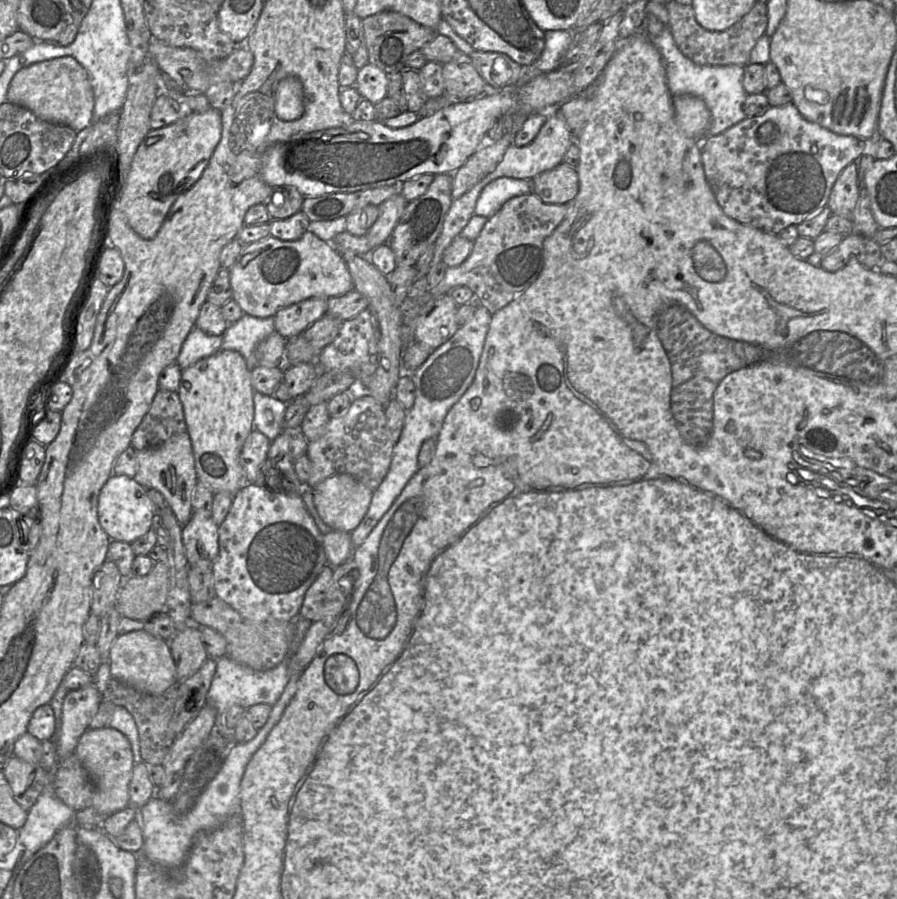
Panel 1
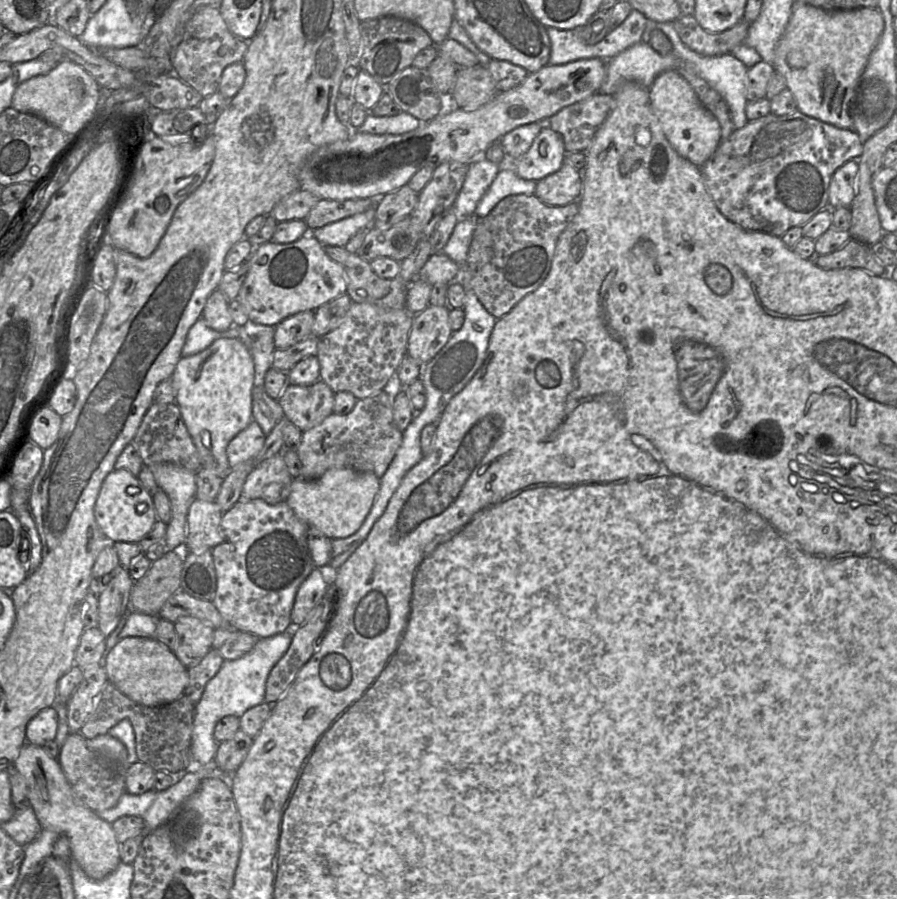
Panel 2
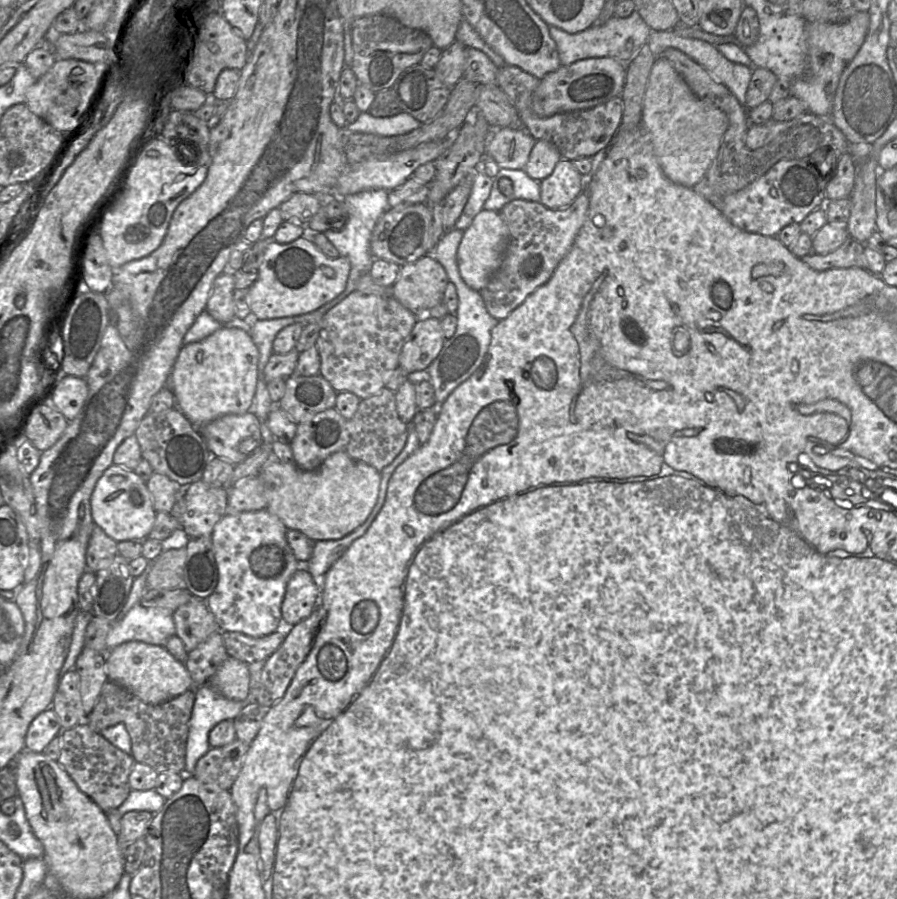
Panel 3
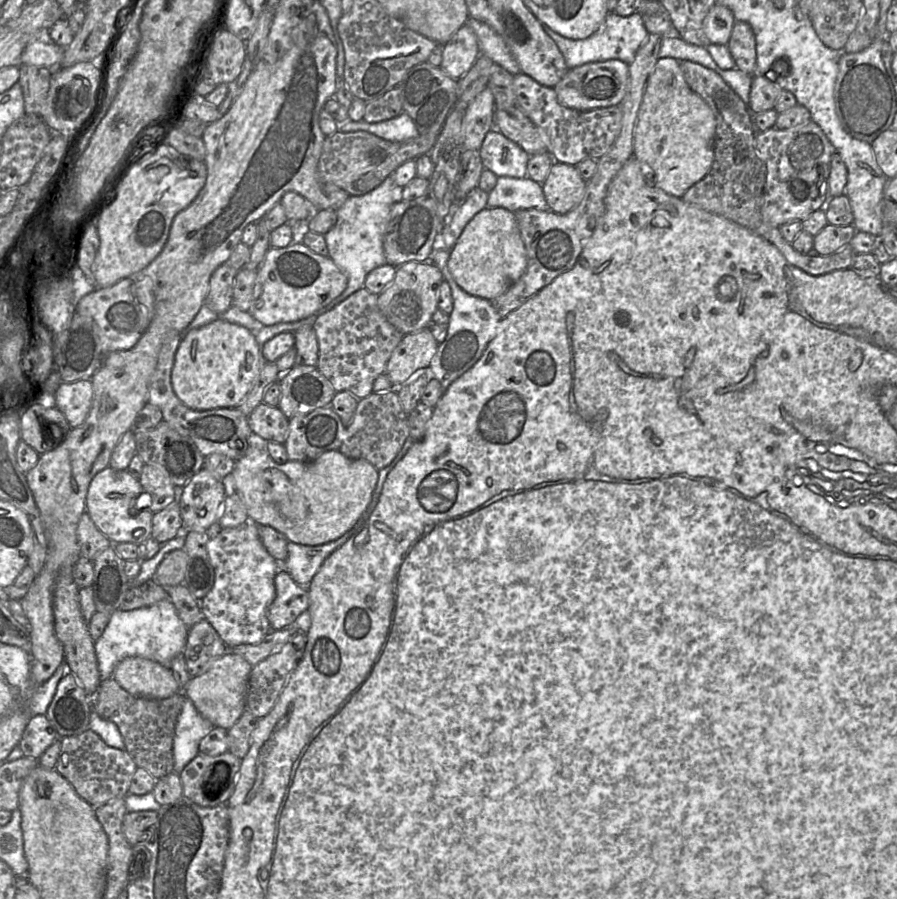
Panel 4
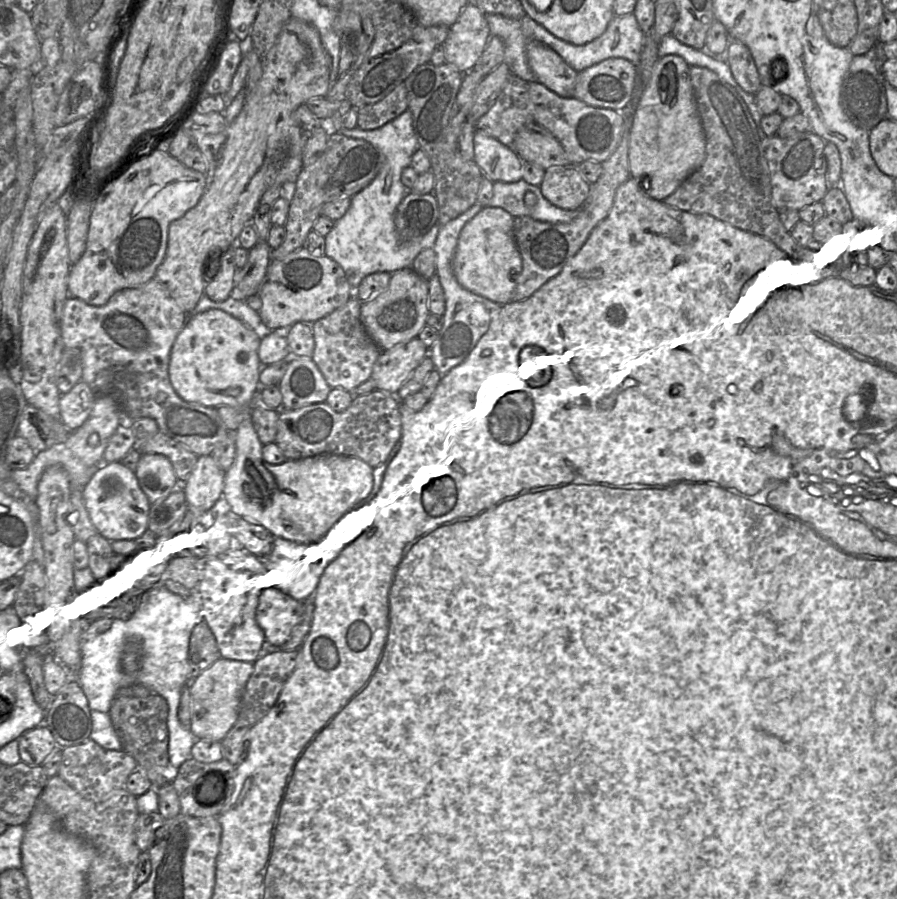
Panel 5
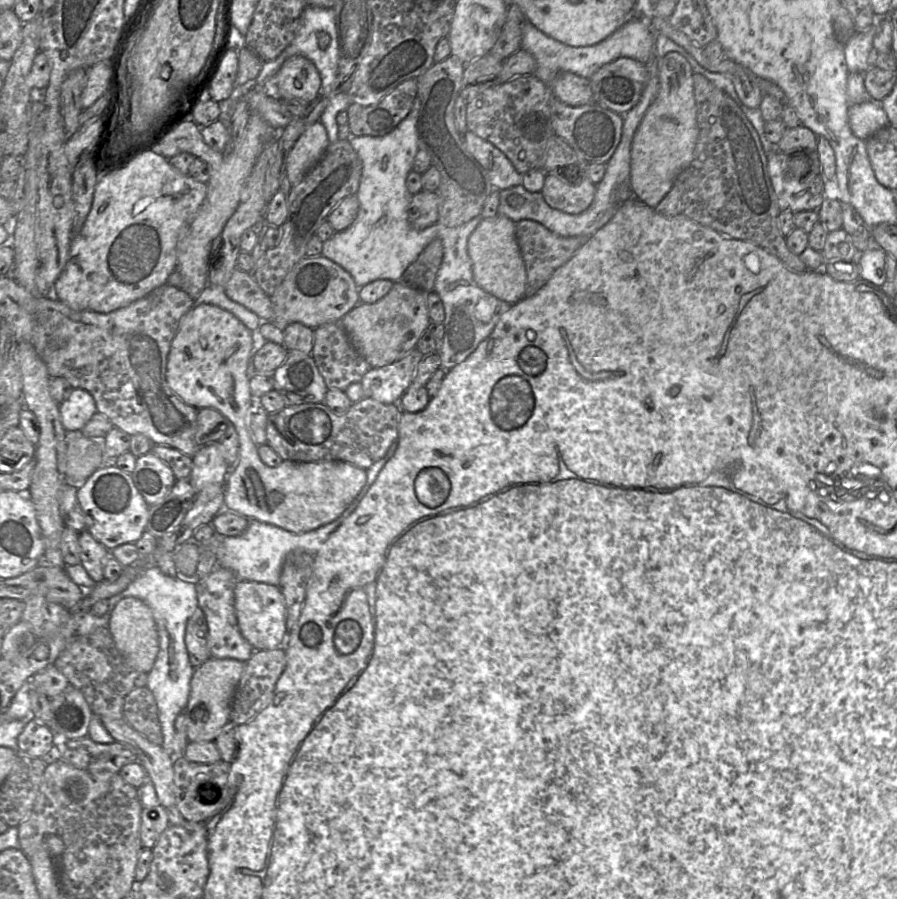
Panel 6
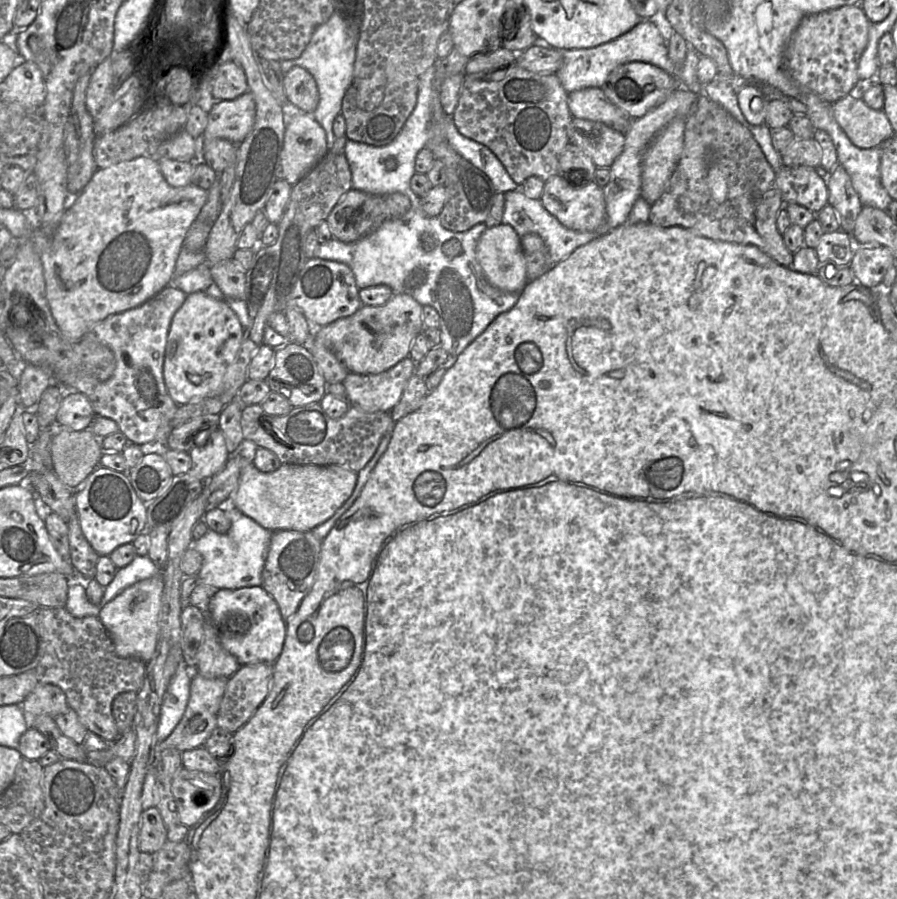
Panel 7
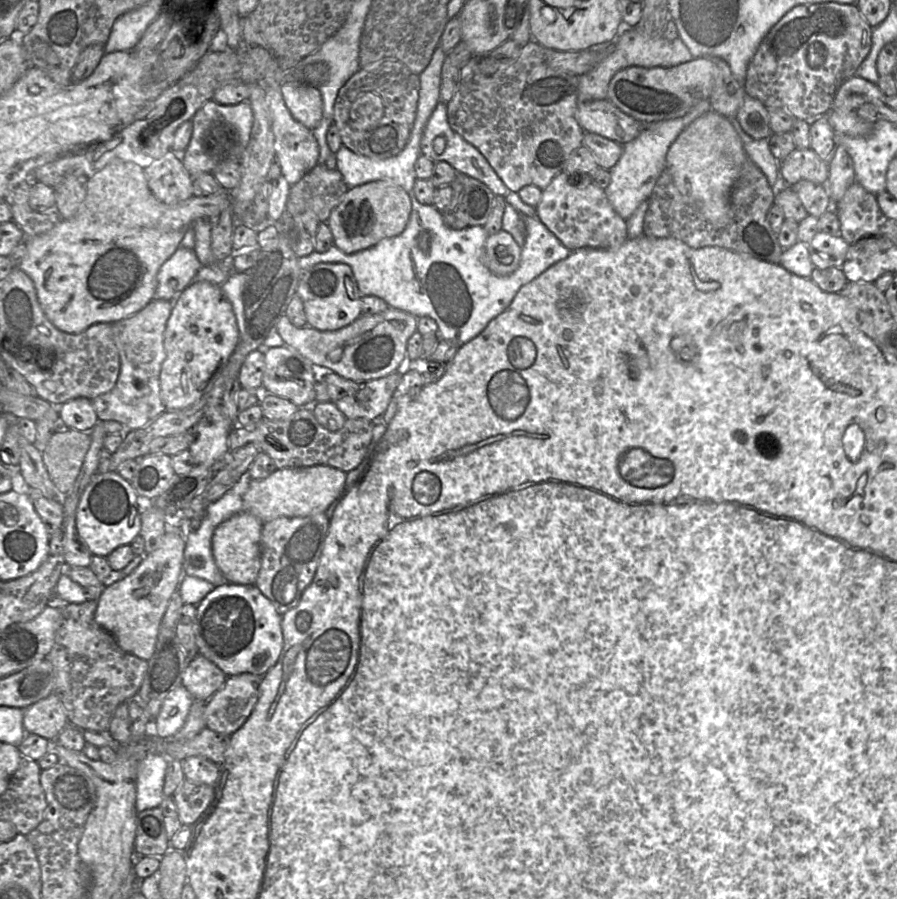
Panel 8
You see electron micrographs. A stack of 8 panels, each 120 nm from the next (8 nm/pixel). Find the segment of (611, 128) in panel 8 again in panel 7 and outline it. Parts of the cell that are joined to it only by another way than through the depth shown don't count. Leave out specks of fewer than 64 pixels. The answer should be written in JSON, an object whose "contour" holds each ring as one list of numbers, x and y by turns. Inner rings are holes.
{"contour":[[583,88,568,94,568,108,573,118,601,122,624,135,632,119,605,95,602,88]]}

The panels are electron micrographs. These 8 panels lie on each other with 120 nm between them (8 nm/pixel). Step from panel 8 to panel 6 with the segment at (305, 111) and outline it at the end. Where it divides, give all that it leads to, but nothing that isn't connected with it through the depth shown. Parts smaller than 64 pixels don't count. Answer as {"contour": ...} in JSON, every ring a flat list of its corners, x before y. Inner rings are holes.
{"contour":[[296,55,283,63,276,86,279,98,296,98,310,104,320,95,321,77,309,59]]}

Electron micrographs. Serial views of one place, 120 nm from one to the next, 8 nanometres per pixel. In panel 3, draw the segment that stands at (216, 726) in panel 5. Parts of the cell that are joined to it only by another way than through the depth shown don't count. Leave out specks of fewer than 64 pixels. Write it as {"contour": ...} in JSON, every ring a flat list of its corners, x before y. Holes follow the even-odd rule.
{"contour":[[228,657,207,684,228,699,243,701,248,697,250,690,248,664,236,658]]}

